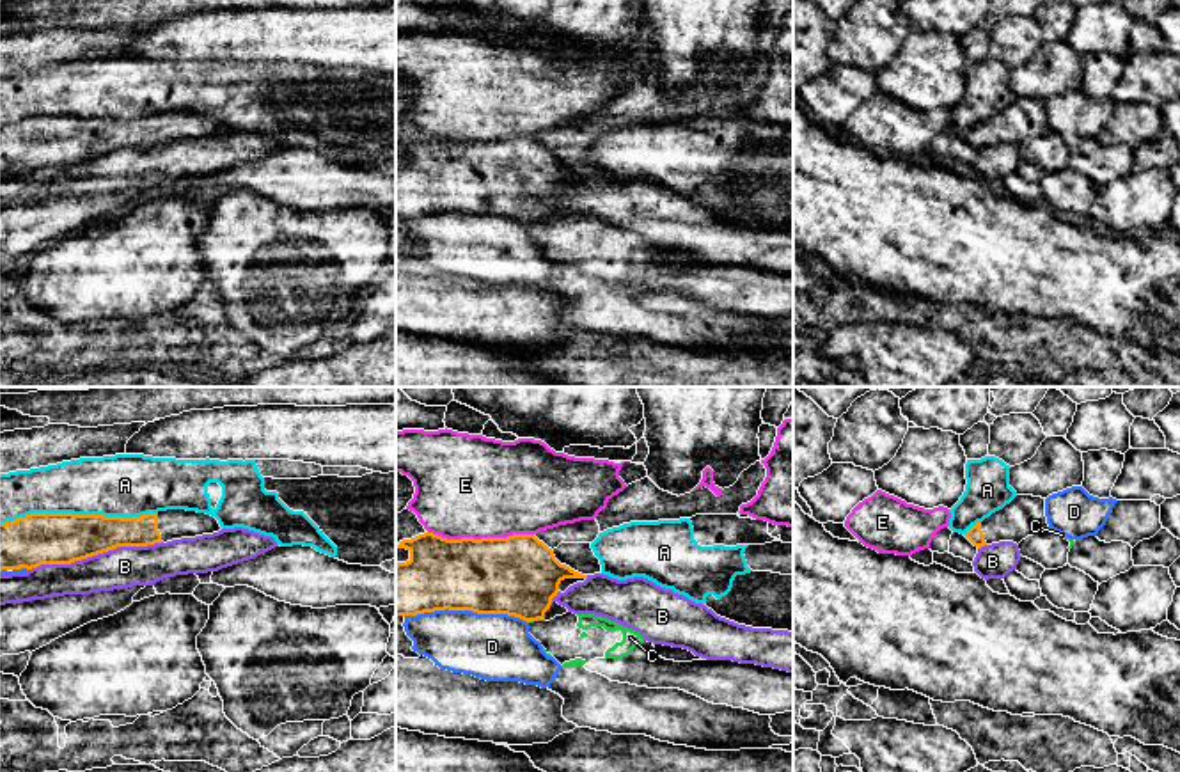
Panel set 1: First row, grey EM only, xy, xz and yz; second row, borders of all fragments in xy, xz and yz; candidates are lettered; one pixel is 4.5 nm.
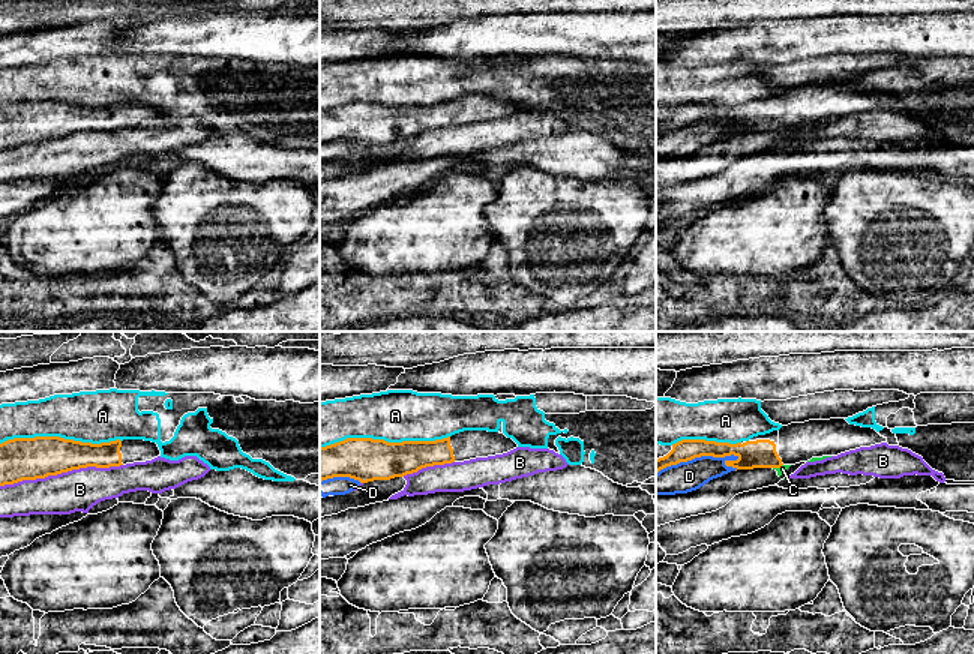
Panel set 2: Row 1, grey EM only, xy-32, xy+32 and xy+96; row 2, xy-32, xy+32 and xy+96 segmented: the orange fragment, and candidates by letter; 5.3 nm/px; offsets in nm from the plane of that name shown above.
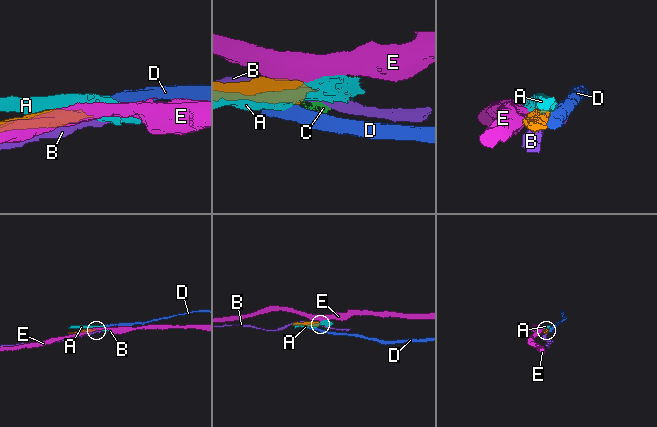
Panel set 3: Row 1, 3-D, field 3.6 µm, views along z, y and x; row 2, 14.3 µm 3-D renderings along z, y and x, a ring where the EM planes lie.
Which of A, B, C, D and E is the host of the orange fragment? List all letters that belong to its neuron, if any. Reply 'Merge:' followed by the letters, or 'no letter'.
Merge: no letter

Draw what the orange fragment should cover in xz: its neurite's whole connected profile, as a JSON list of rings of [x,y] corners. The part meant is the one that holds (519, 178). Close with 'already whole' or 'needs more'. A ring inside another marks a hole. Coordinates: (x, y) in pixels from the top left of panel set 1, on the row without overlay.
[[[433,135],[399,144],[410,161],[396,167],[396,218],[417,218],[435,213],[472,213],[477,217],[507,217],[527,225],[568,215],[552,201],[587,177],[561,167],[554,153],[534,137],[507,140],[447,142]]] | needs more

